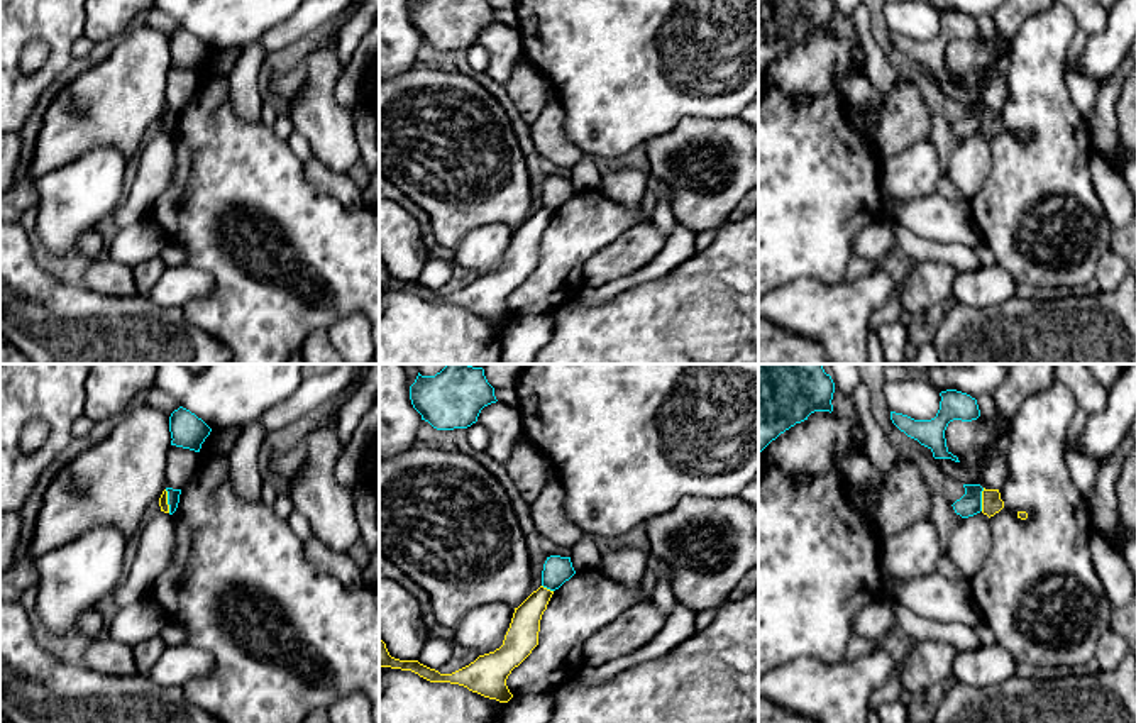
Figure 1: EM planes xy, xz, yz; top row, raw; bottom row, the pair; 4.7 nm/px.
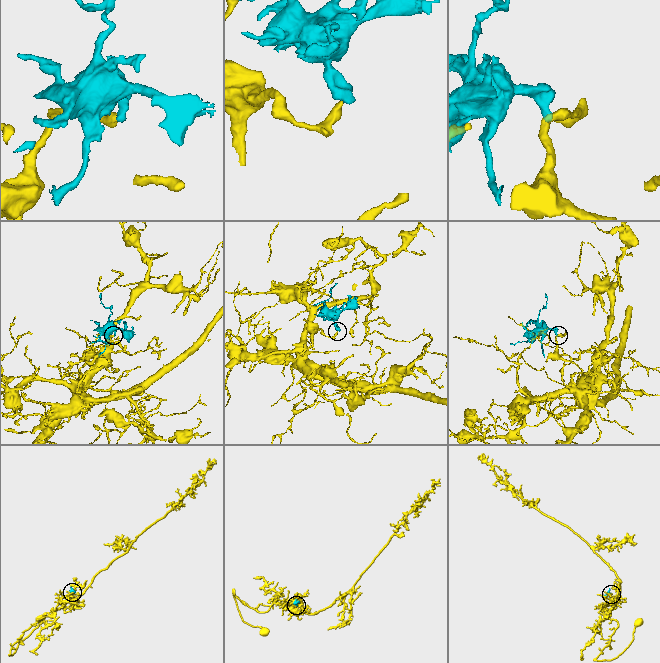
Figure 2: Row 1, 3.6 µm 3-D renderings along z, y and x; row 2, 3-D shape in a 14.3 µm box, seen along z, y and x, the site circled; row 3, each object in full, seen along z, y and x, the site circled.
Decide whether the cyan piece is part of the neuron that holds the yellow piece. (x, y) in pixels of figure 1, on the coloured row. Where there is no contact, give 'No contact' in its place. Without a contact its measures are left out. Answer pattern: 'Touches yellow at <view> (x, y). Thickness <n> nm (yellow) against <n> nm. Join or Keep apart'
Touches yellow at yz (982, 500). Thickness 100 nm (yellow) against 110 nm. Keep apart

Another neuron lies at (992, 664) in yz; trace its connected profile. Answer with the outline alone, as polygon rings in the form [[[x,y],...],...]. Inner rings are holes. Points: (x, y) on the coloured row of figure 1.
[[[997,643],[979,650],[957,650],[953,682],[984,687],[1014,677],[1016,667],[1012,655]]]

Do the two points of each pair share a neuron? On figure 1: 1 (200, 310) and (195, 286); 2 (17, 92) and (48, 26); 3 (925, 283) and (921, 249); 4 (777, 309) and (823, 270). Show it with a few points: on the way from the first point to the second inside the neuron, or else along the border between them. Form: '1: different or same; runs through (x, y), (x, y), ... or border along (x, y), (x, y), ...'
1: different; border along (185, 263), (204, 270), (214, 290), (181, 307)
2: same; runs through (36, 83), (56, 63), (56, 44)
3: different; border along (913, 261), (945, 261), (957, 270)
4: different; border along (845, 280), (835, 283), (794, 280), (776, 288)

